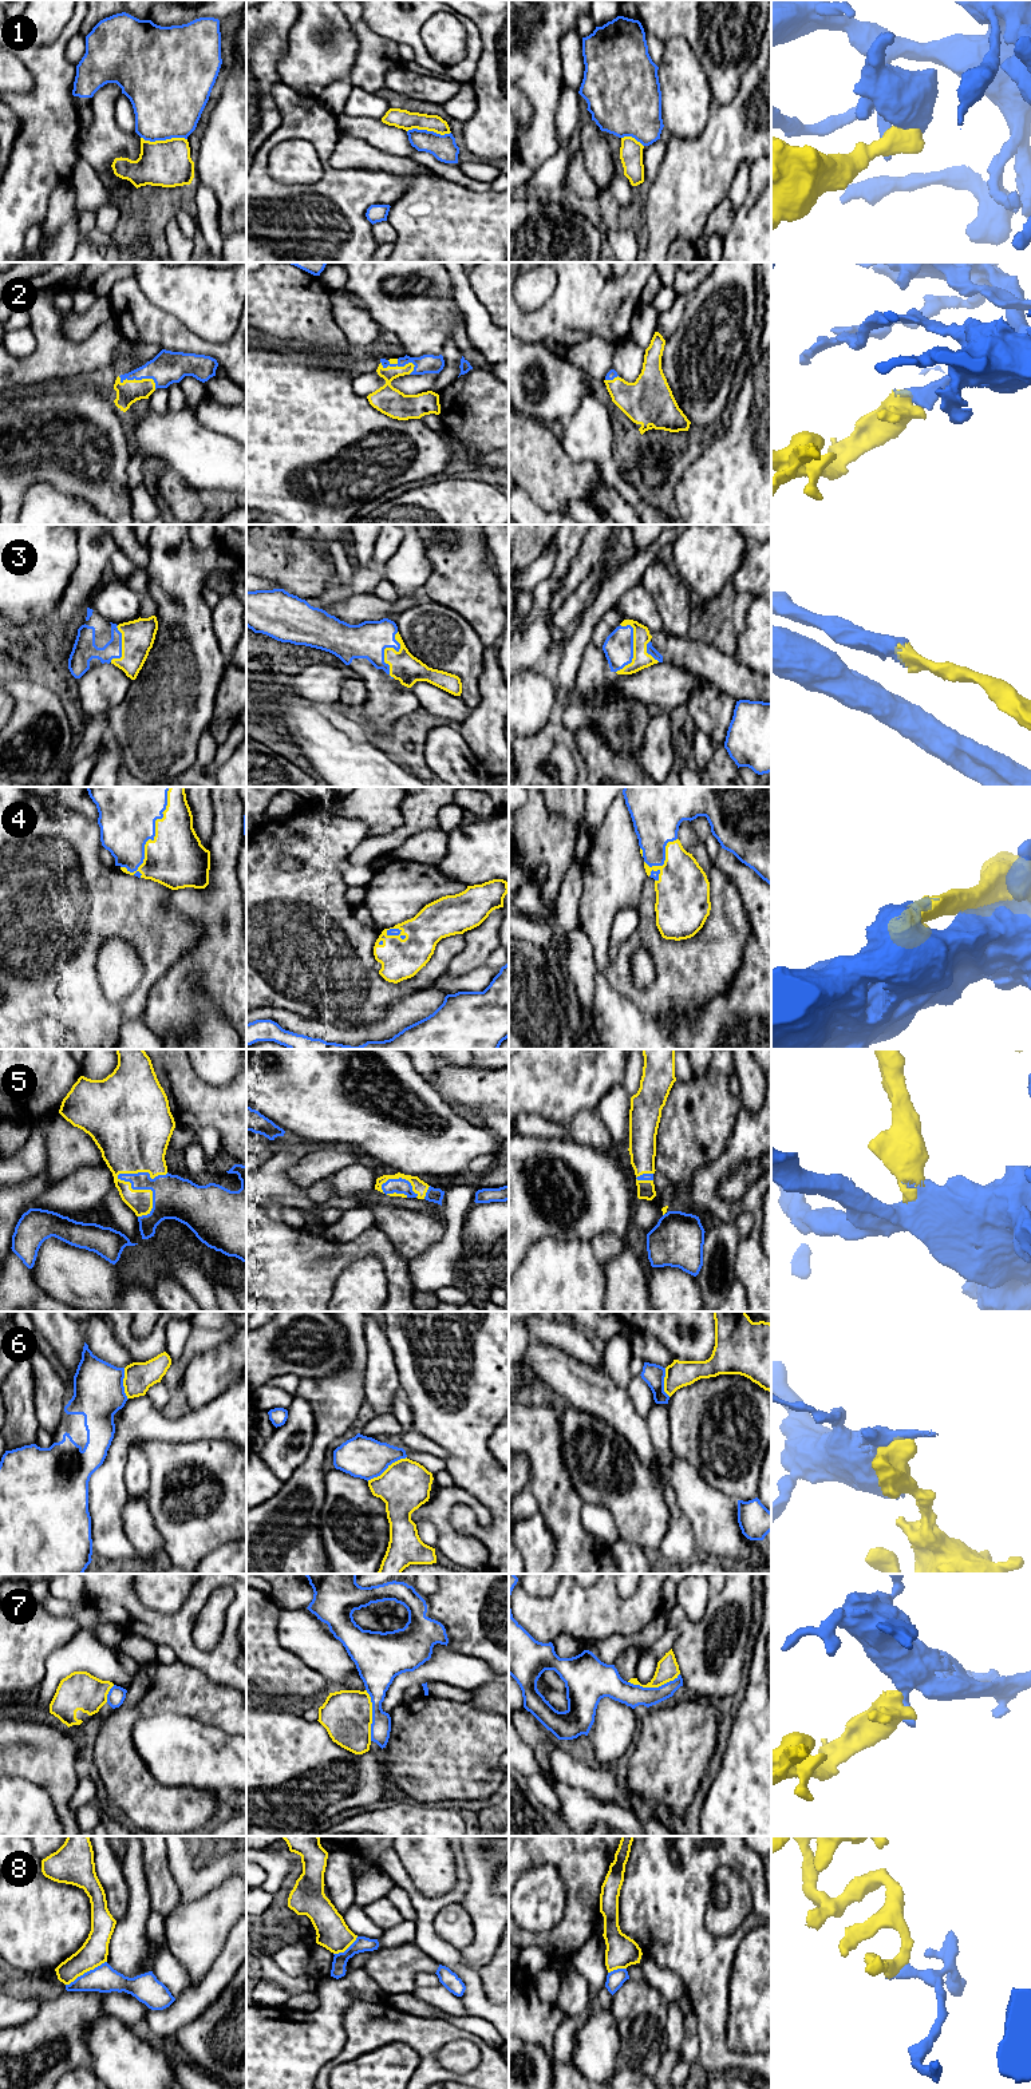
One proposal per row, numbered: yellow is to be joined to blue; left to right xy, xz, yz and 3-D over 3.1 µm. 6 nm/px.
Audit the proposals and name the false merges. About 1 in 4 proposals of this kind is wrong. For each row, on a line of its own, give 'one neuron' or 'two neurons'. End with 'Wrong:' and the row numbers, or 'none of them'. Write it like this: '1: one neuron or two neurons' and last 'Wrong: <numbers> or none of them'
1: one neuron
2: one neuron
3: one neuron
4: one neuron
5: one neuron
6: two neurons
7: two neurons
8: two neurons
Wrong: 6, 7, 8

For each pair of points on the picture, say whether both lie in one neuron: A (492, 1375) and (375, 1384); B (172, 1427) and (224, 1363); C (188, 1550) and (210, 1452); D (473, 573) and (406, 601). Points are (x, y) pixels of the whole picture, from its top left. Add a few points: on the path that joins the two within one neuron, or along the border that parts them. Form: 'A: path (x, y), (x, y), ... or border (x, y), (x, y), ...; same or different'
A: border (392, 1352), (401, 1391); different
B: border (220, 1395), (192, 1411); different
C: path (205, 1526), (228, 1496), (228, 1484), (222, 1476); same
D: border (422, 588), (429, 600); different

